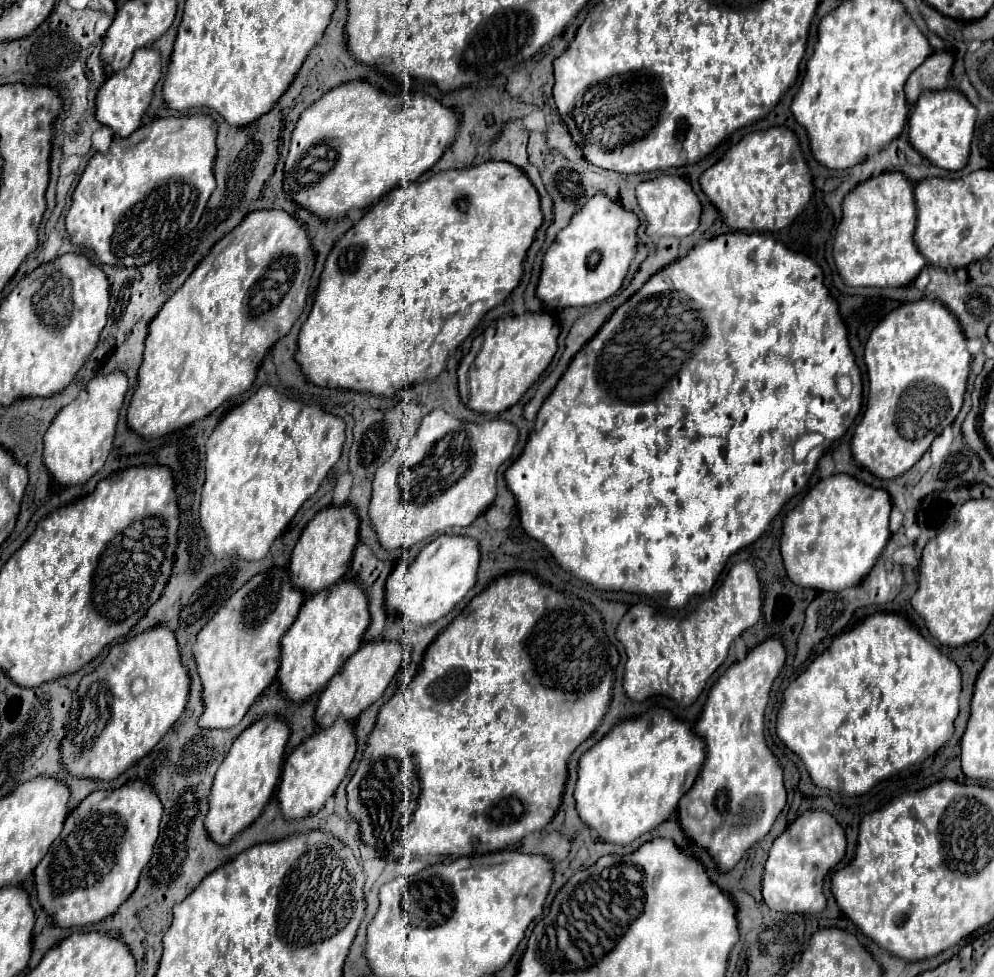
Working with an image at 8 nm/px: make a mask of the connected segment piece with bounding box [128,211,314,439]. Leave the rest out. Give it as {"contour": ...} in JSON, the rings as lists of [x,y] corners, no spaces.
{"contour":[[[252,211],[246,215],[238,227],[210,249],[186,283],[152,319],[144,361],[138,371],[138,387],[128,407],[128,427],[142,439],[156,439],[204,419],[226,399],[248,391],[264,355],[300,317],[312,271],[314,251],[304,225],[284,211]]]}

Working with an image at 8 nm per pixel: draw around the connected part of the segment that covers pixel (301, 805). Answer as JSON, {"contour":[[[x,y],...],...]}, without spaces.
{"contour":[[[338,719],[332,727],[318,731],[314,737],[308,737],[302,745],[298,745],[286,759],[282,779],[278,785],[278,801],[284,819],[292,821],[316,815],[324,807],[326,799],[334,795],[340,781],[346,777],[354,753],[356,753],[354,727],[344,719]]]}

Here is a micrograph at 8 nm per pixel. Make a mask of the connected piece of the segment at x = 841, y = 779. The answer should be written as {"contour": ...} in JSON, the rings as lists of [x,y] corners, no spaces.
{"contour":[[[874,613],[866,617],[862,623],[858,623],[854,629],[840,633],[838,637],[832,639],[830,647],[818,655],[804,673],[800,673],[784,691],[784,699],[778,711],[778,723],[776,723],[776,735],[780,741],[792,749],[806,765],[808,775],[816,787],[832,789],[836,793],[842,793],[844,797],[854,797],[854,795],[864,795],[870,791],[876,783],[882,779],[900,773],[902,769],[924,761],[926,757],[934,755],[954,733],[954,719],[958,715],[958,697],[960,697],[960,669],[956,663],[952,663],[942,651],[938,651],[932,643],[928,643],[904,617],[896,613]]]}

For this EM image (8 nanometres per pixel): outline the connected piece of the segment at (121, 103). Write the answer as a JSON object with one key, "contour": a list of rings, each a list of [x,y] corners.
{"contour":[[[138,49],[130,61],[130,65],[106,79],[106,83],[98,89],[96,95],[96,119],[110,127],[114,135],[118,137],[128,137],[134,133],[140,123],[142,115],[150,105],[152,99],[152,89],[158,83],[162,75],[162,63],[160,63],[160,53],[154,49]]]}

